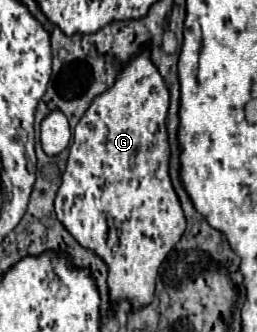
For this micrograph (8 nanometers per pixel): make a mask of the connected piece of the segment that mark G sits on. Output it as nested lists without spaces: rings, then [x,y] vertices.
[[[143,46],[139,54],[135,54],[119,72],[115,84],[111,88],[107,88],[105,92],[101,92],[99,96],[93,98],[91,106],[85,110],[83,118],[79,120],[79,124],[75,126],[73,132],[73,144],[69,148],[69,160],[67,160],[67,168],[63,174],[63,182],[59,186],[57,198],[55,198],[55,212],[57,218],[63,222],[63,226],[69,230],[69,234],[83,246],[93,250],[97,256],[101,256],[107,266],[109,266],[109,294],[111,300],[129,300],[133,308],[141,308],[147,306],[153,300],[153,292],[155,292],[155,278],[157,278],[157,270],[161,266],[161,262],[165,260],[165,256],[171,252],[171,248],[175,246],[175,242],[179,242],[183,230],[185,230],[185,216],[179,204],[179,198],[171,186],[171,178],[169,178],[169,142],[167,142],[167,128],[165,128],[165,118],[167,118],[167,108],[169,108],[169,90],[159,74],[159,70],[153,66],[151,58],[149,58],[149,48]]]

